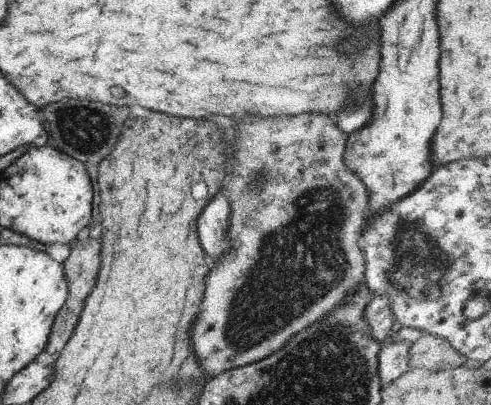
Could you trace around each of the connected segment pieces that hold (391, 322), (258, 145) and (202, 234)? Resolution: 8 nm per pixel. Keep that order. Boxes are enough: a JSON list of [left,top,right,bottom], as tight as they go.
[[363,296,397,343],[189,114,369,378],[197,192,229,258]]

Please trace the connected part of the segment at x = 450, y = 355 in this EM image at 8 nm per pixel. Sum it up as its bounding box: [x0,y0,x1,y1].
[407,334,467,371]

